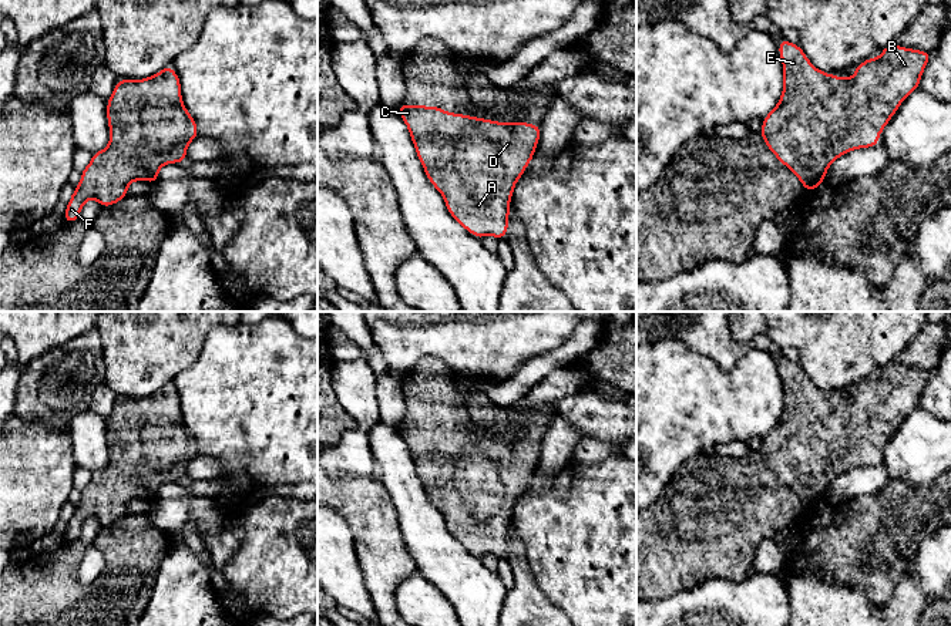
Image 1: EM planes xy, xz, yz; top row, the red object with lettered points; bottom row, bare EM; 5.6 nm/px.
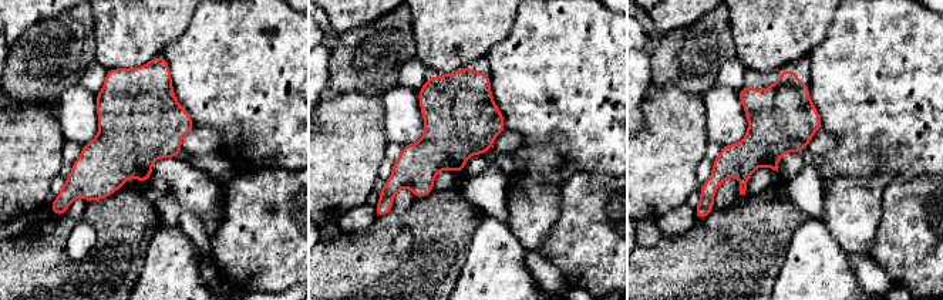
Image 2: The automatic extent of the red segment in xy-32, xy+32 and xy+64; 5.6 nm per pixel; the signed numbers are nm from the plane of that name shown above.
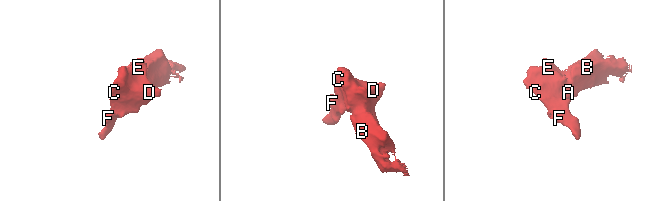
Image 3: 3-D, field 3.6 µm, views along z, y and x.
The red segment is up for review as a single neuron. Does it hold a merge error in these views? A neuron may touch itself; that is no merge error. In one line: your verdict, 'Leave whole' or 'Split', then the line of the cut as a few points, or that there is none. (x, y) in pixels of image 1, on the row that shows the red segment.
Leave whole. No split

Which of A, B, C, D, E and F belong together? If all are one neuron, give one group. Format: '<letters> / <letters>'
A B C D E F

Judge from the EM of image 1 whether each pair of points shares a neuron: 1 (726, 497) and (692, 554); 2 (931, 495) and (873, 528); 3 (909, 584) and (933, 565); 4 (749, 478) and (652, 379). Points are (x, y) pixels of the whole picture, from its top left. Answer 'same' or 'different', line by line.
1: same
2: same
3: different
4: different

